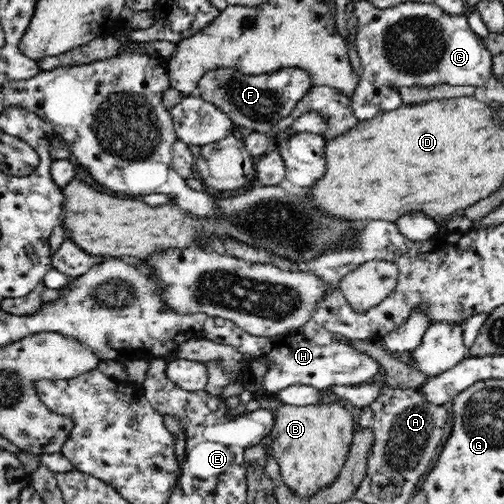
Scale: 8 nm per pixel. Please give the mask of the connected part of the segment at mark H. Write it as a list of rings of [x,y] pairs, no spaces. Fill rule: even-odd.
[[[207,316],[203,336],[216,344],[232,346],[242,355],[252,356],[252,360],[264,361],[267,373],[261,380],[261,389],[268,395],[278,394],[293,385],[306,384],[319,390],[327,390],[332,386],[366,385],[374,382],[374,376],[380,374],[379,363],[374,358],[336,341],[333,334],[314,322],[314,319],[281,336],[256,337],[239,328],[231,320]]]

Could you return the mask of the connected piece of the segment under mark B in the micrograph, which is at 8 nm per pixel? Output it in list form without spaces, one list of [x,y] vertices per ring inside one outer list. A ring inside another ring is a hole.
[[[322,402],[308,406],[278,406],[274,410],[274,427],[270,436],[271,456],[280,467],[279,482],[305,500],[320,488],[330,486],[348,459],[355,421],[356,418],[342,404]]]

